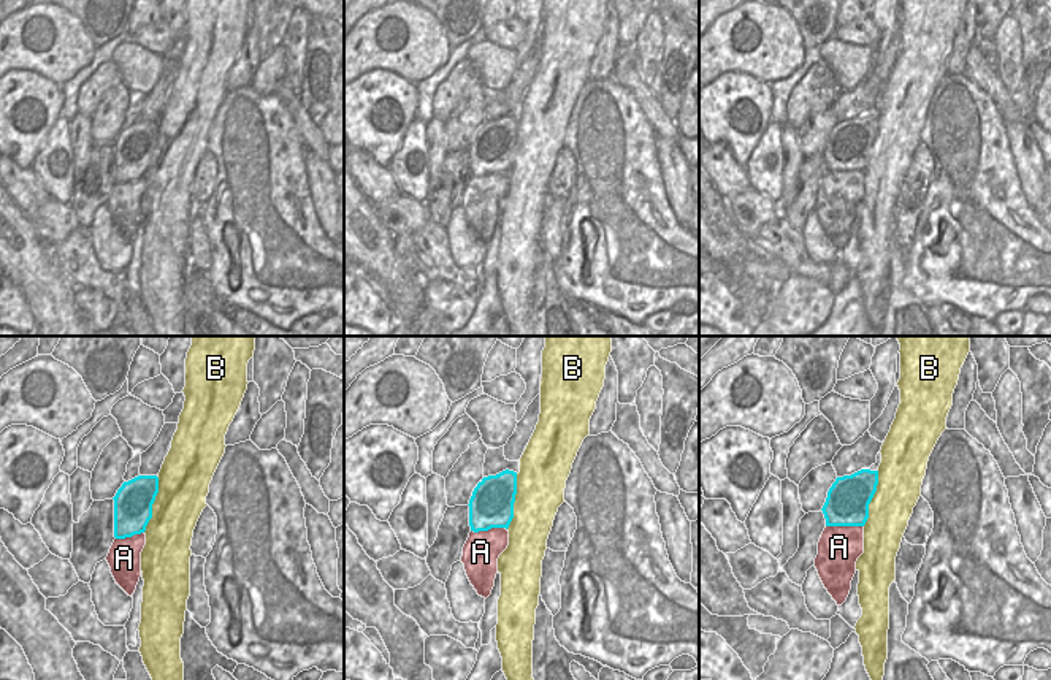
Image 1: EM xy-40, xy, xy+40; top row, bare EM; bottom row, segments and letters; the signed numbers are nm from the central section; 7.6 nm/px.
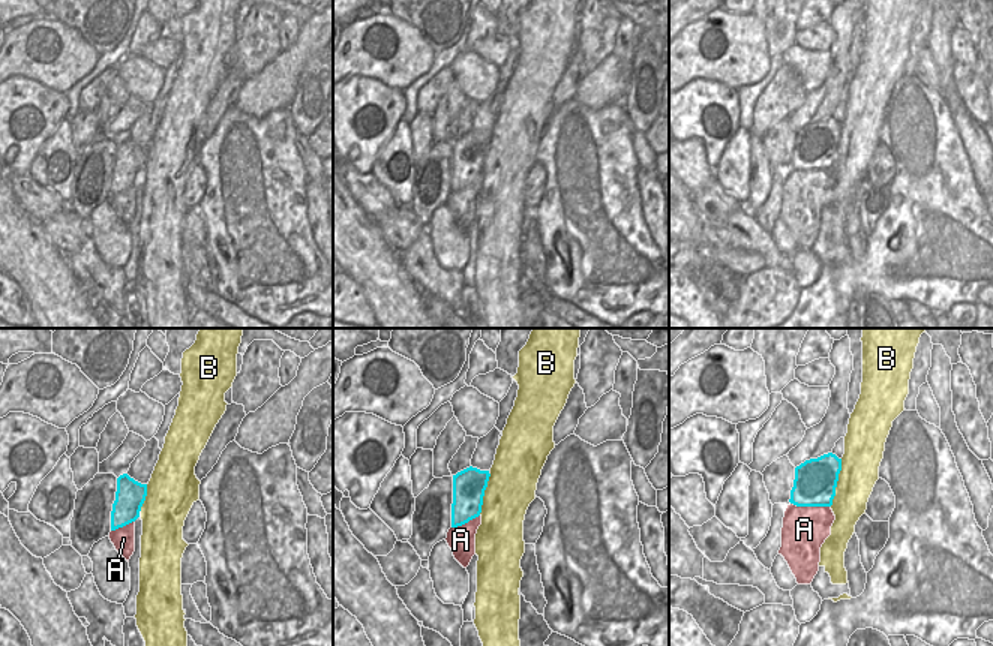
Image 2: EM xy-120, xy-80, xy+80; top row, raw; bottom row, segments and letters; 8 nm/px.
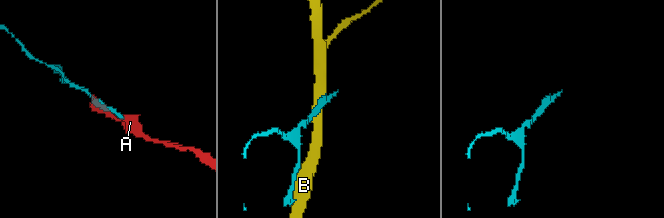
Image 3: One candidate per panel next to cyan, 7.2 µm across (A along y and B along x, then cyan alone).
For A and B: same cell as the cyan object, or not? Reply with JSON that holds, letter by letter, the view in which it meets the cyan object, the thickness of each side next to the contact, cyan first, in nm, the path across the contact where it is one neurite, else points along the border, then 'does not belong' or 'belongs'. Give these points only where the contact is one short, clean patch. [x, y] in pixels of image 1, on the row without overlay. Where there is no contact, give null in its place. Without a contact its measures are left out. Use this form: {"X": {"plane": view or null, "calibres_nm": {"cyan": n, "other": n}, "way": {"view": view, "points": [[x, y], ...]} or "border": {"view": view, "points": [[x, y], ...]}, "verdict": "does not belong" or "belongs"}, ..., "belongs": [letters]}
{"A": {"plane": "xy+40", "calibres_nm": {"cyan": 340, "other": 320}, "verdict": "belongs"}, "B": {"plane": "xy-40", "calibres_nm": {"cyan": 300, "other": 380}, "verdict": "does not belong"}, "belongs": ["A"]}

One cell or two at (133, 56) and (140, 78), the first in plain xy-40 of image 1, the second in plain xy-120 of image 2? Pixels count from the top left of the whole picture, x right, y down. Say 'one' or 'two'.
one

